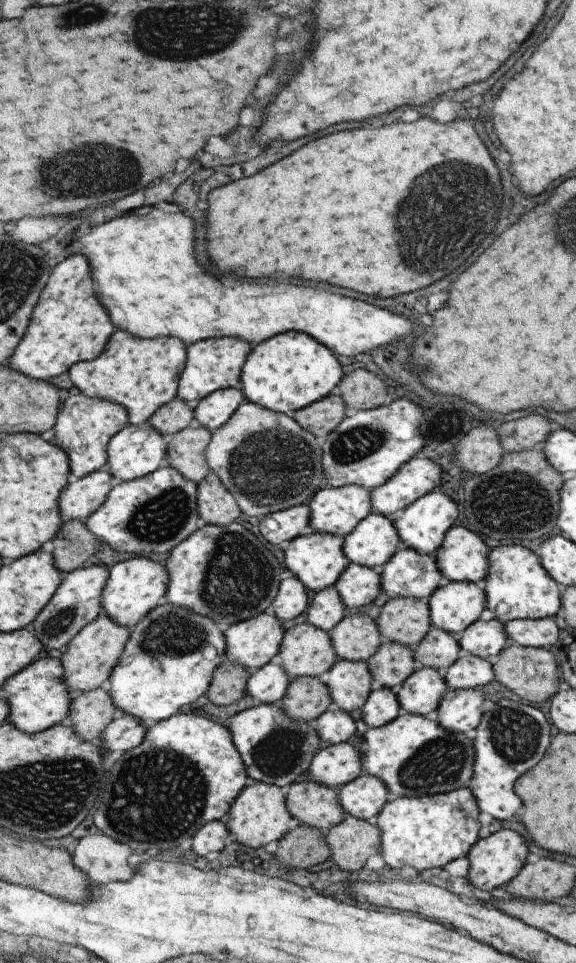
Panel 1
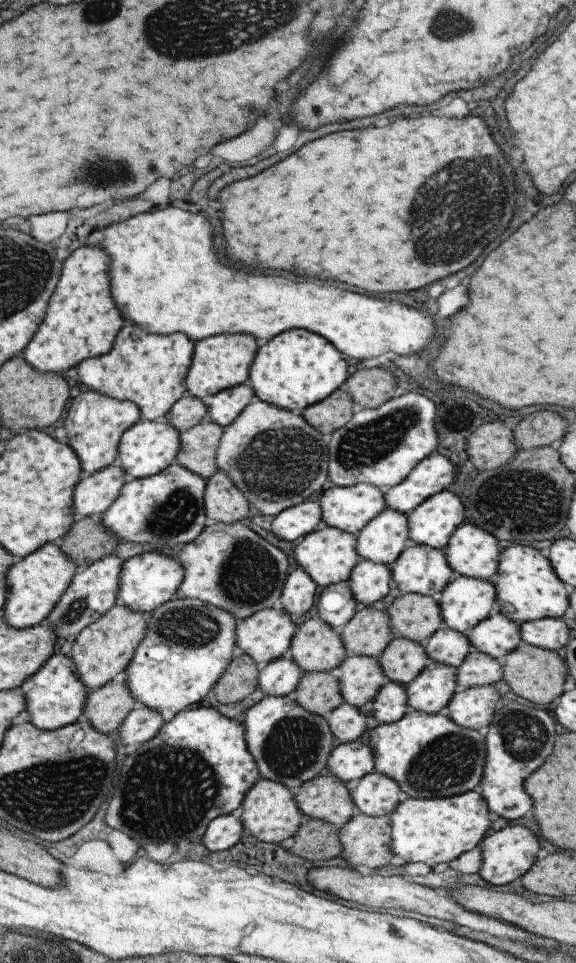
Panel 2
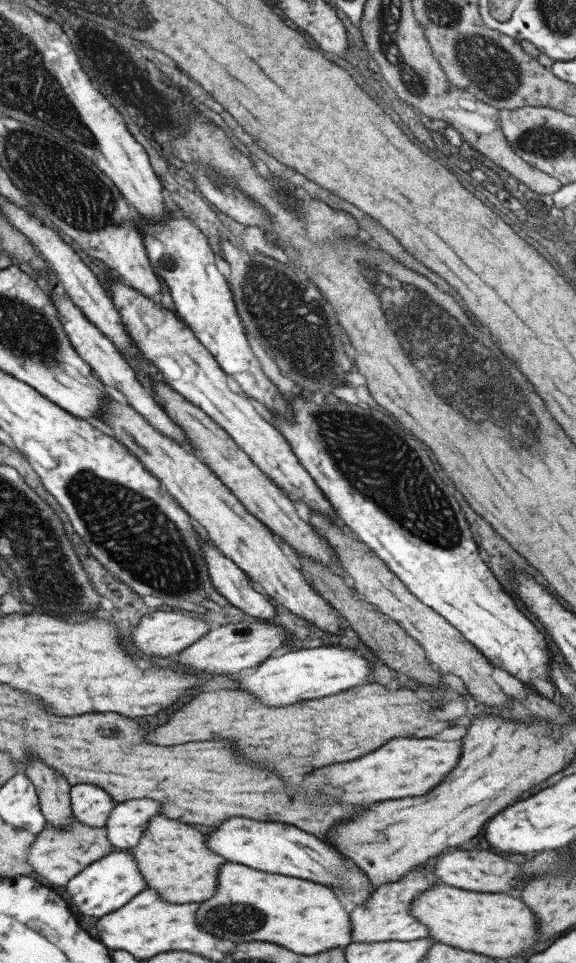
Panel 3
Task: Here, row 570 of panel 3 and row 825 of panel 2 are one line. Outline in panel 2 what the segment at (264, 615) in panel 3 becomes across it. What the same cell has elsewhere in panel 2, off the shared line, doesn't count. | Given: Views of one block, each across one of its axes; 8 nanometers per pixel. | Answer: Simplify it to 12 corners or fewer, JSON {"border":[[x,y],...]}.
{"border":[[239,816],[215,817],[201,836],[204,850],[219,852],[245,834]]}

